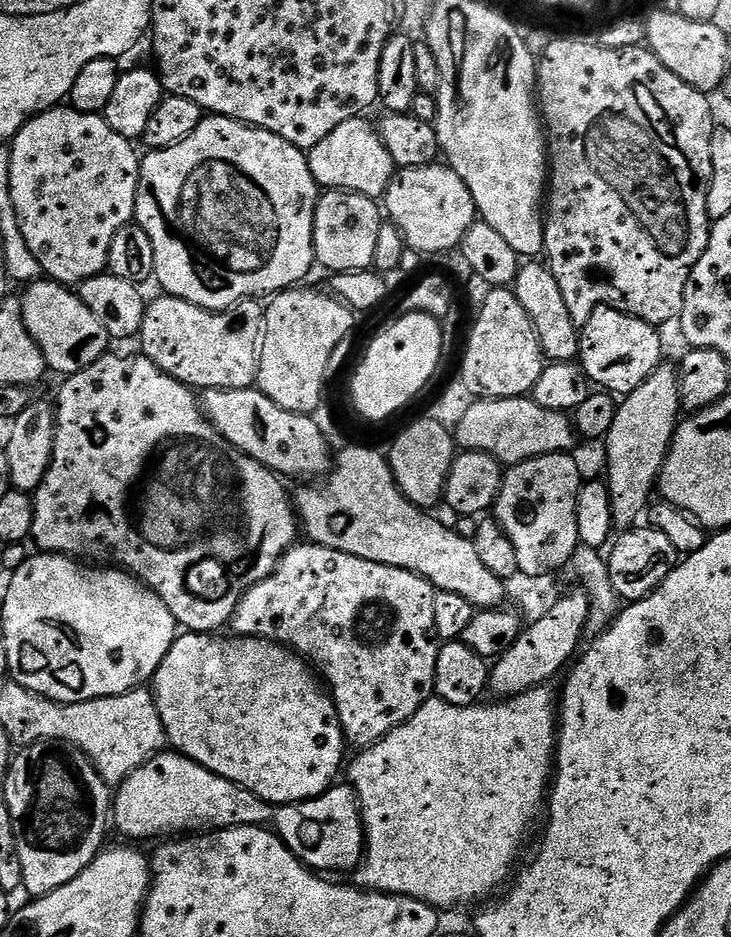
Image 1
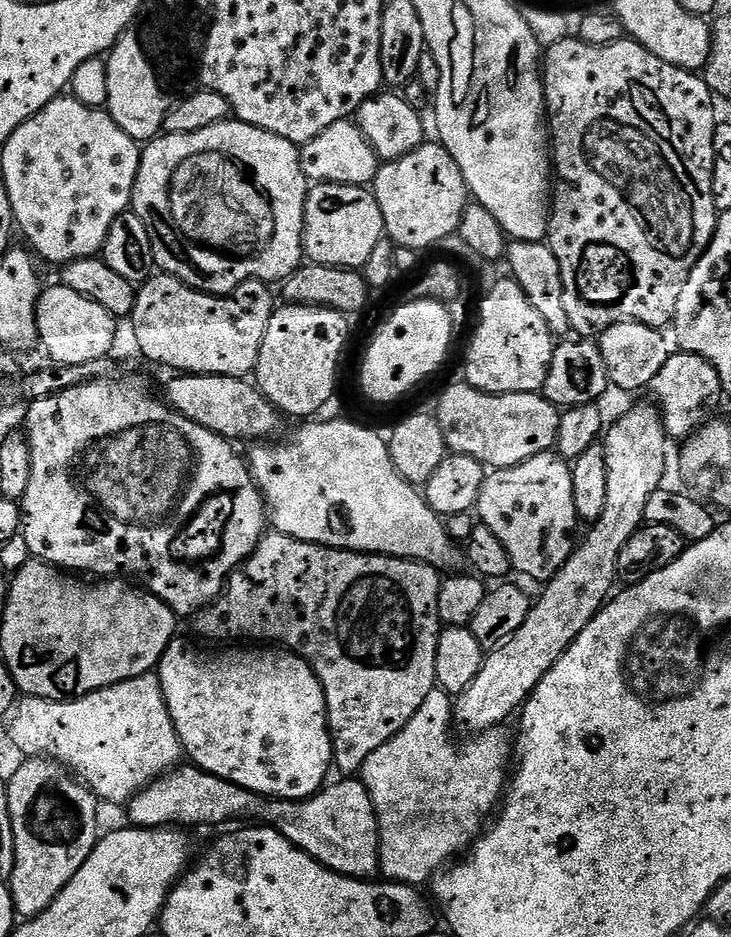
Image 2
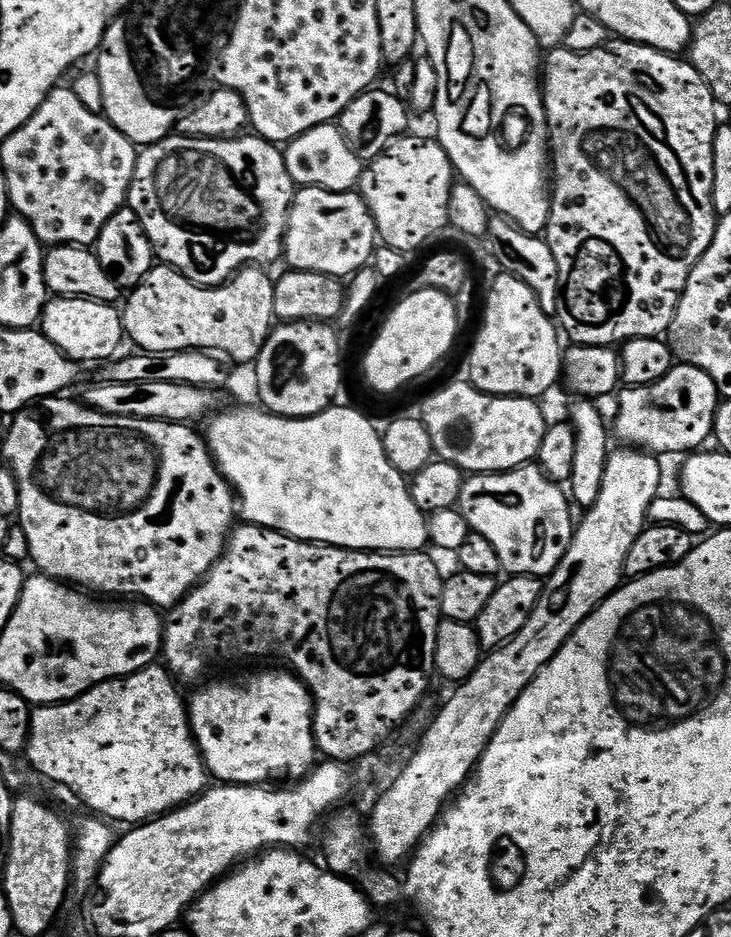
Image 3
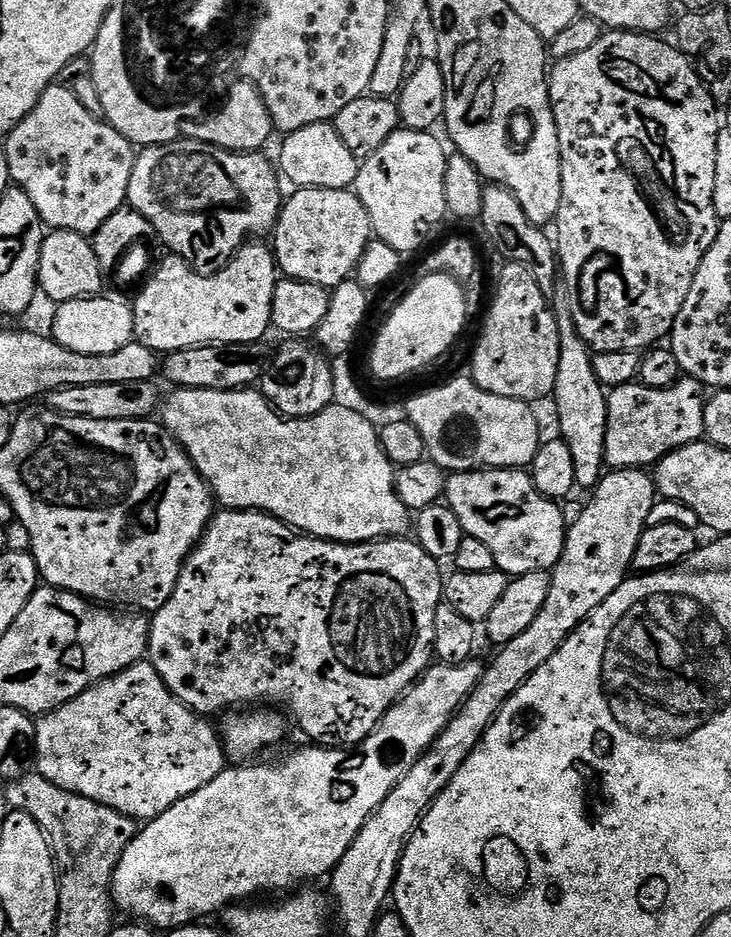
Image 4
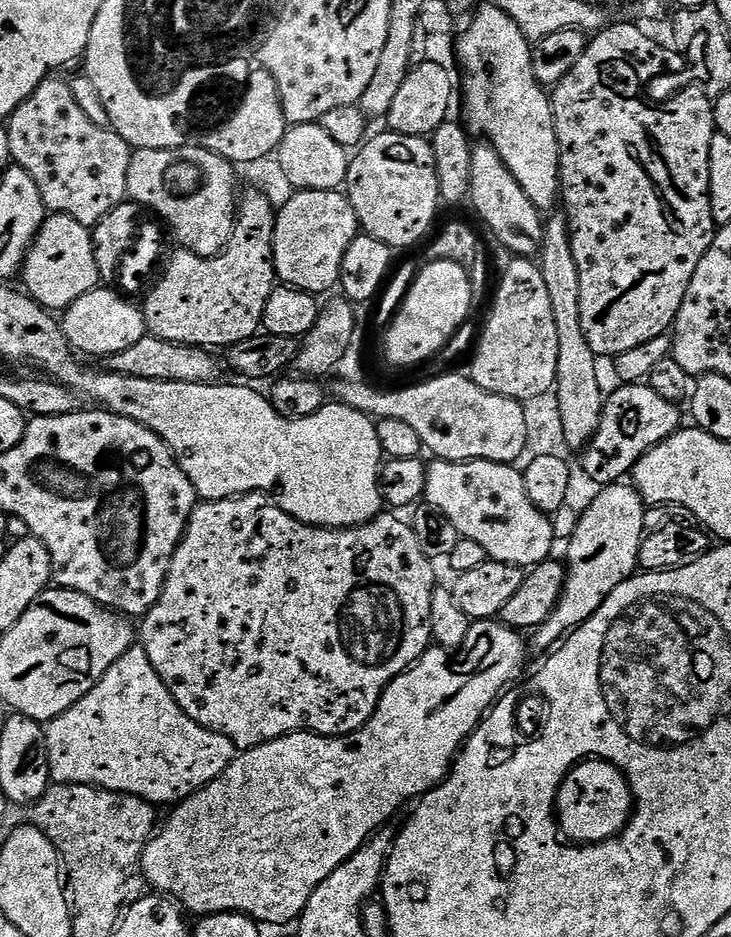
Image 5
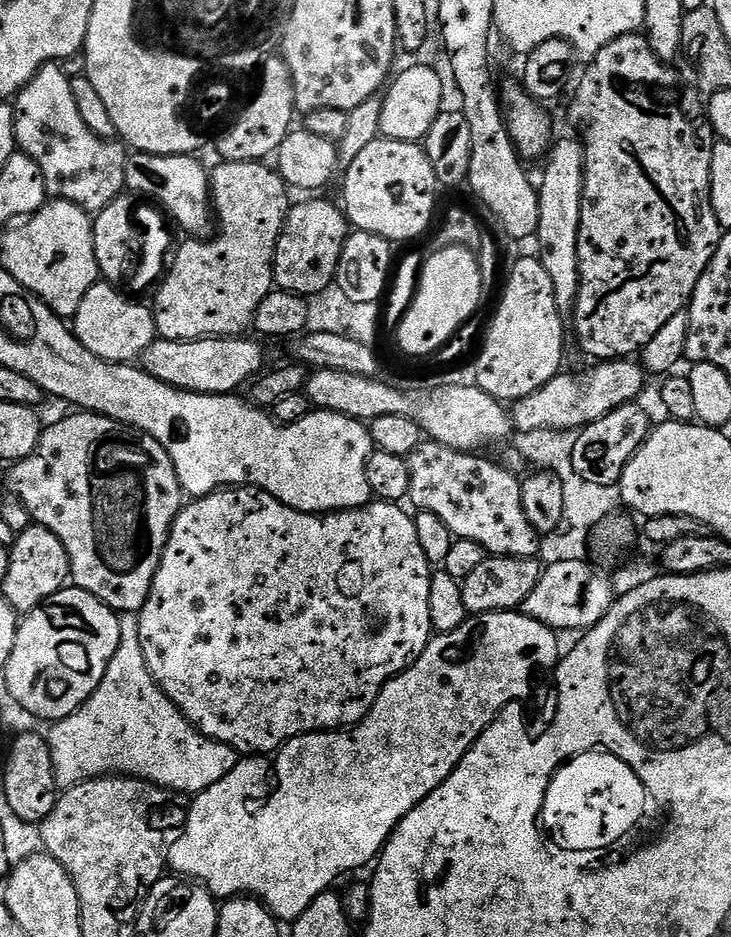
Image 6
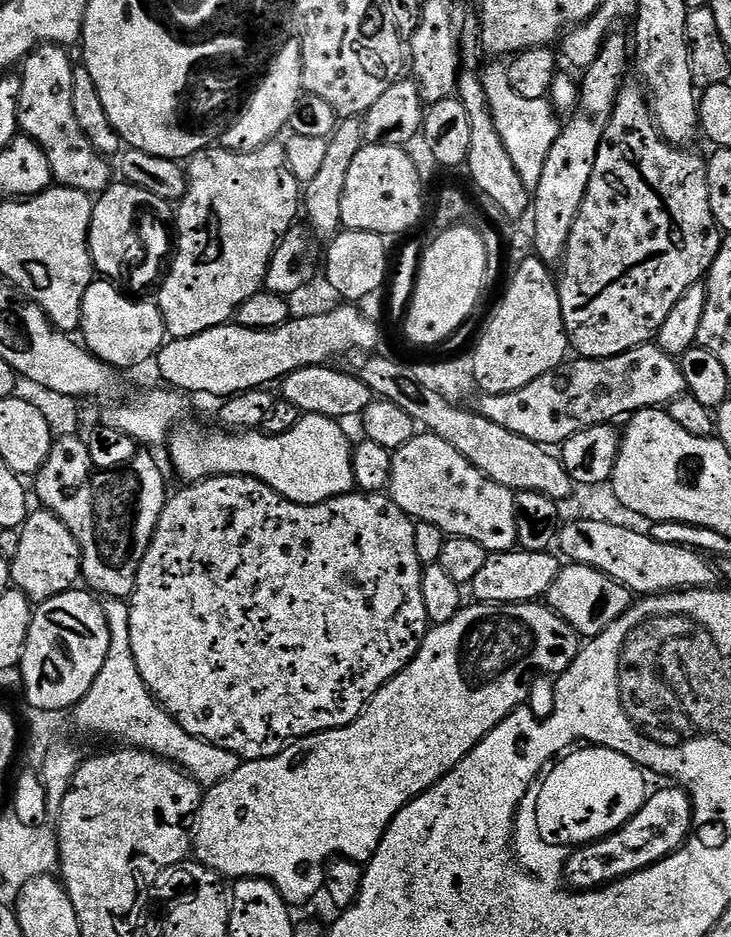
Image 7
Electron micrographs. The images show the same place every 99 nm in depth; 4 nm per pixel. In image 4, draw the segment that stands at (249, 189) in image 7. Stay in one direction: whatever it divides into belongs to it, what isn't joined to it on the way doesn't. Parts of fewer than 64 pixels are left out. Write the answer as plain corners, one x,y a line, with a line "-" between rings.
248,242
245,243
244,247
237,248
235,256
228,261
225,268
221,268
220,271
211,274
201,274
194,271
180,256
165,255
158,266
158,270
149,280
148,285
141,292
135,293
134,299
131,301
132,317
134,318
132,335
135,343
146,346
151,352
167,354
169,352
177,352
183,348
199,348
202,344
254,344
263,341
265,339
264,335
270,332
272,328
272,299
274,298
274,290
278,279
278,265
273,249
269,245
267,248
264,244
256,243
260,242

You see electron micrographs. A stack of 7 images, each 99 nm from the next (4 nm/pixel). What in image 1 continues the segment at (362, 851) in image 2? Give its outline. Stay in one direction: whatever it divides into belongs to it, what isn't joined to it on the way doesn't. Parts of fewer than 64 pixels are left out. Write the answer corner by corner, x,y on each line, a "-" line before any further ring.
174,750
155,753
147,763
138,767
121,783
113,795
110,809
113,825
126,836
144,840
150,836
168,836
236,827
238,825
254,825
256,827
273,822
273,829
291,852
309,868
320,874
336,874
360,867
364,853
364,827
360,816
359,799
351,785
333,785
320,796
306,799
298,803
272,805
258,798
252,791
229,779
222,778
203,766
195,763
188,756

